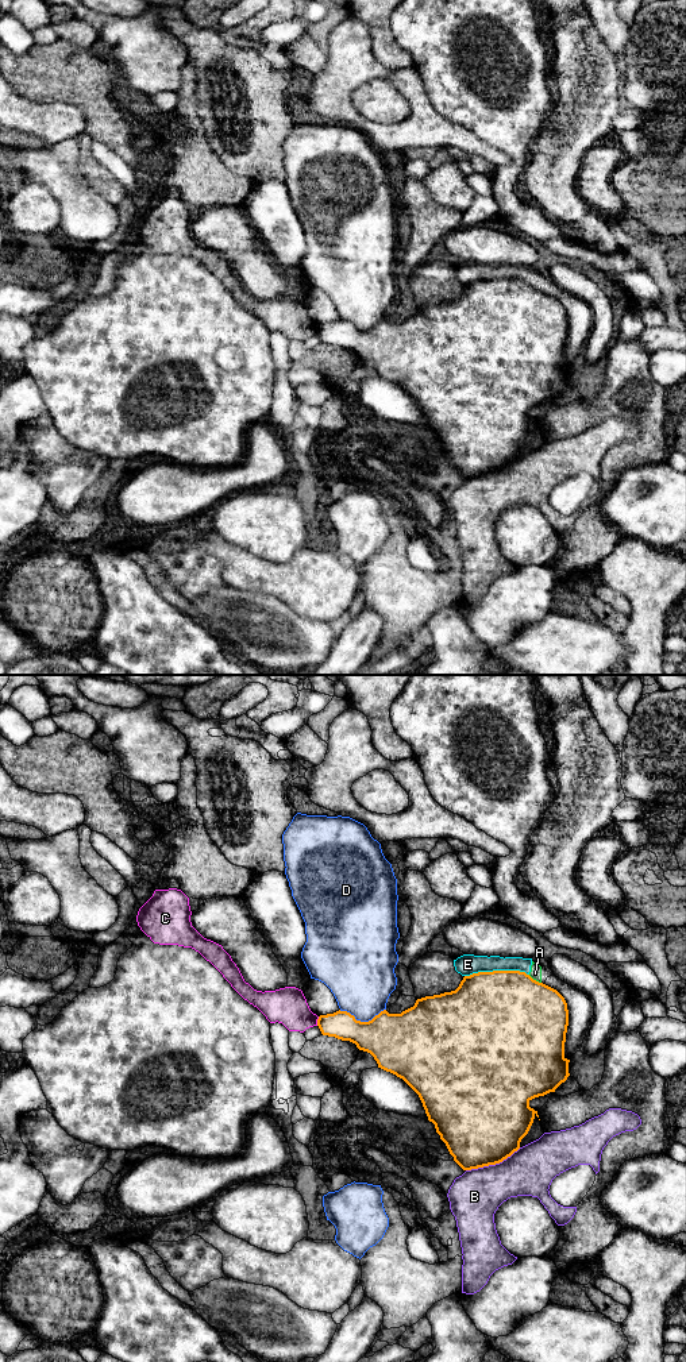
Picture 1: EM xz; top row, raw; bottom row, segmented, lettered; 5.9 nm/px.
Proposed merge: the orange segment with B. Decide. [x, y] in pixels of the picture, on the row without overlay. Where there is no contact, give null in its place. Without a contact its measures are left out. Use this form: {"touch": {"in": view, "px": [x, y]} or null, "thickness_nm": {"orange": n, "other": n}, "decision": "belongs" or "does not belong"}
{"touch": {"in": "xz", "px": [493, 473]}, "thickness_nm": {"orange": 500, "other": 300}, "decision": "does not belong"}

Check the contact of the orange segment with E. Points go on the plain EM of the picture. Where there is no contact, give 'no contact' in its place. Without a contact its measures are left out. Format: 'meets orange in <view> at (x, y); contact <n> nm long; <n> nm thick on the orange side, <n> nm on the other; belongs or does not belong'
meets orange in xz at (496, 280); contact 380 nm long; 500 nm thick on the orange side, 130 nm on the other; does not belong

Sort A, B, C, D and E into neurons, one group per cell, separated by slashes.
A E / B / C / D

